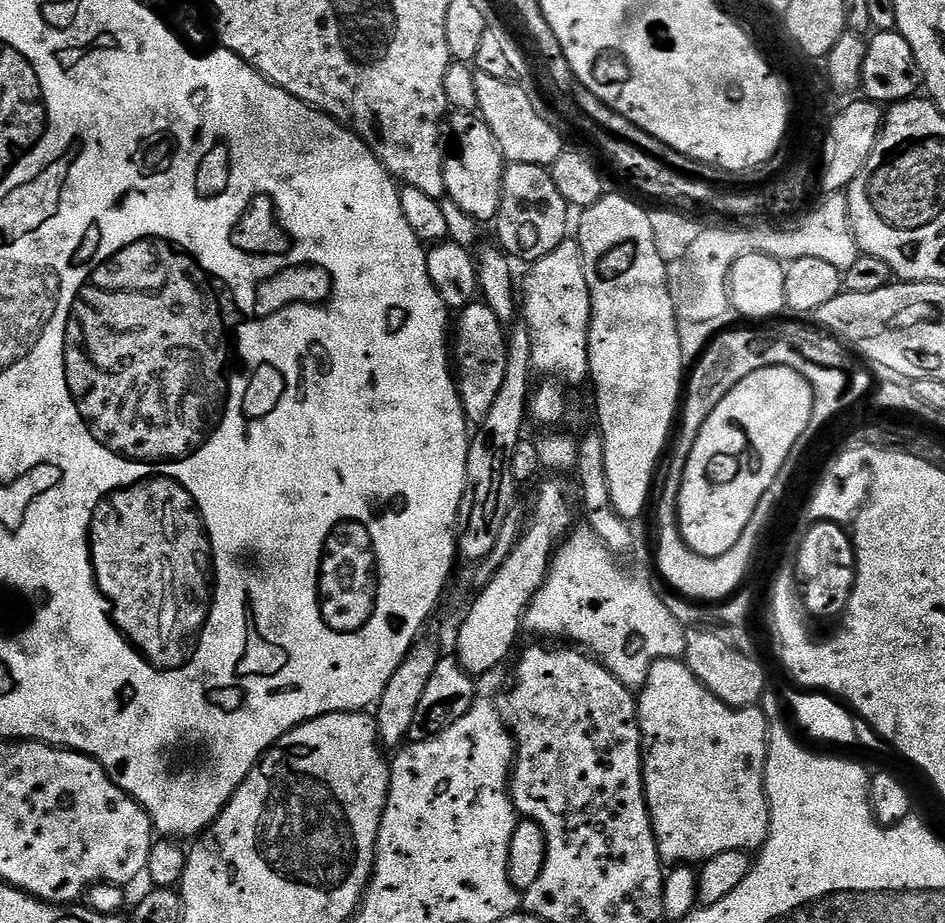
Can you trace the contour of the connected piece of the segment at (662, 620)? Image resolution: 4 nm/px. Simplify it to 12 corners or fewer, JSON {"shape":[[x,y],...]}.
{"shape":[[581,526],[525,633],[591,654],[629,690],[686,628]]}

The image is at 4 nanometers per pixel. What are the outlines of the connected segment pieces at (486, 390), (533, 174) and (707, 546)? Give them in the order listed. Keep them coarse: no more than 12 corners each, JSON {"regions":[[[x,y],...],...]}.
{"regions":[[[483,302],[454,320],[454,379],[479,426],[506,378],[506,328]],[[504,170],[494,227],[531,264],[568,233],[570,206],[551,171]],[[794,368],[746,374],[698,430],[680,537],[718,558],[812,423]]]}

